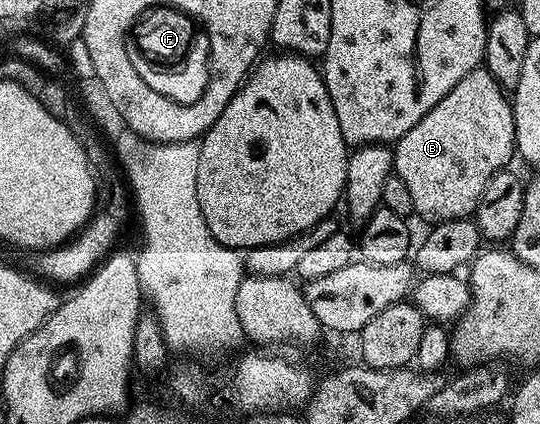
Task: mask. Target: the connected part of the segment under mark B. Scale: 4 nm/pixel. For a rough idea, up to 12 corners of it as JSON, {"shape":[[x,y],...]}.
{"shape":[[471,69],[392,167],[427,223],[471,218],[516,153],[509,94]]}

